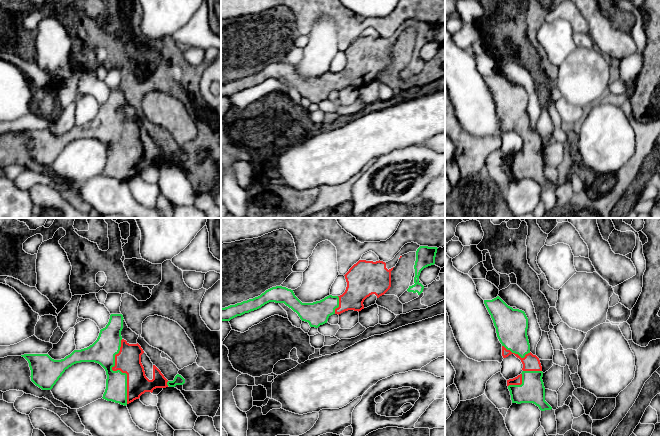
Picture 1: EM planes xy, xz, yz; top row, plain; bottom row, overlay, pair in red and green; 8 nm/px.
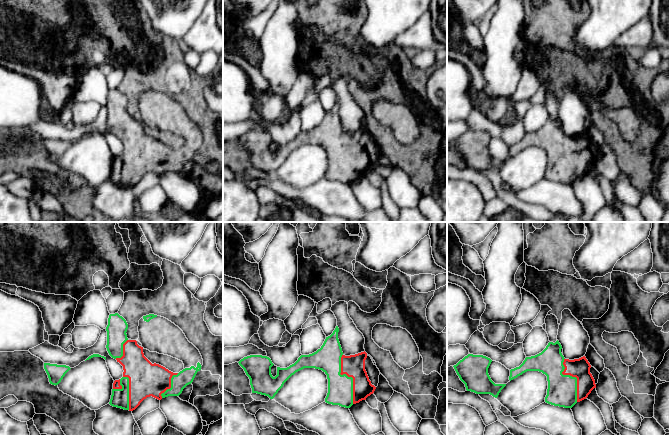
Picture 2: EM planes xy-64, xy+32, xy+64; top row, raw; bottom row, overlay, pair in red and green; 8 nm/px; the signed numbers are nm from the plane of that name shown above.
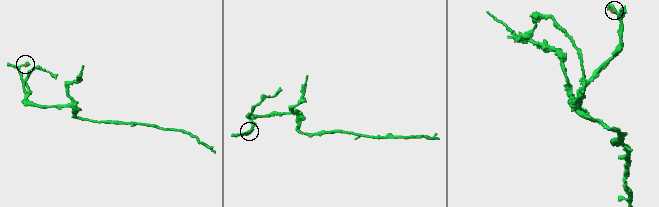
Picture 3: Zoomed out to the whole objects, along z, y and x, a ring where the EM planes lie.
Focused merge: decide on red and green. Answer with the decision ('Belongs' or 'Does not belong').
Belongs

